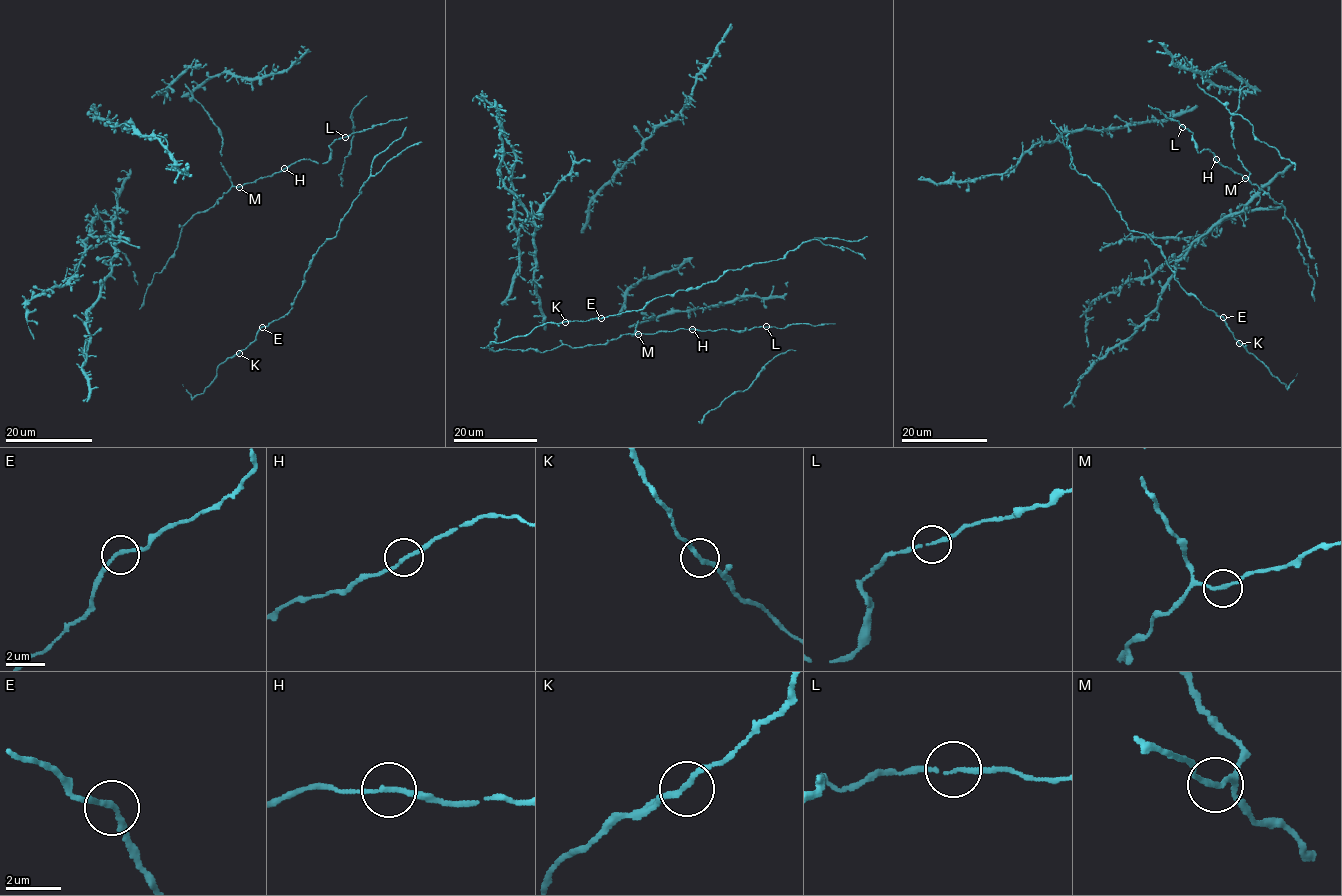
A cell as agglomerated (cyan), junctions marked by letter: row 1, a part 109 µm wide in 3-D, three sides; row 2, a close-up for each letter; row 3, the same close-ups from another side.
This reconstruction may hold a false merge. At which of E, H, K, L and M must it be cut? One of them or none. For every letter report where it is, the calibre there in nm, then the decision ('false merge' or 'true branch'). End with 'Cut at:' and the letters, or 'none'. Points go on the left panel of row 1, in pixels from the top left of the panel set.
E: at (262, 327); 160 nm thick; true branch
H: at (284, 168); 160 nm thick; true branch
K: at (239, 353); 160 nm thick; true branch
L: at (345, 137); 150 nm thick; true branch
M: at (239, 187); 160 nm thick; true branch
Cut at: none

